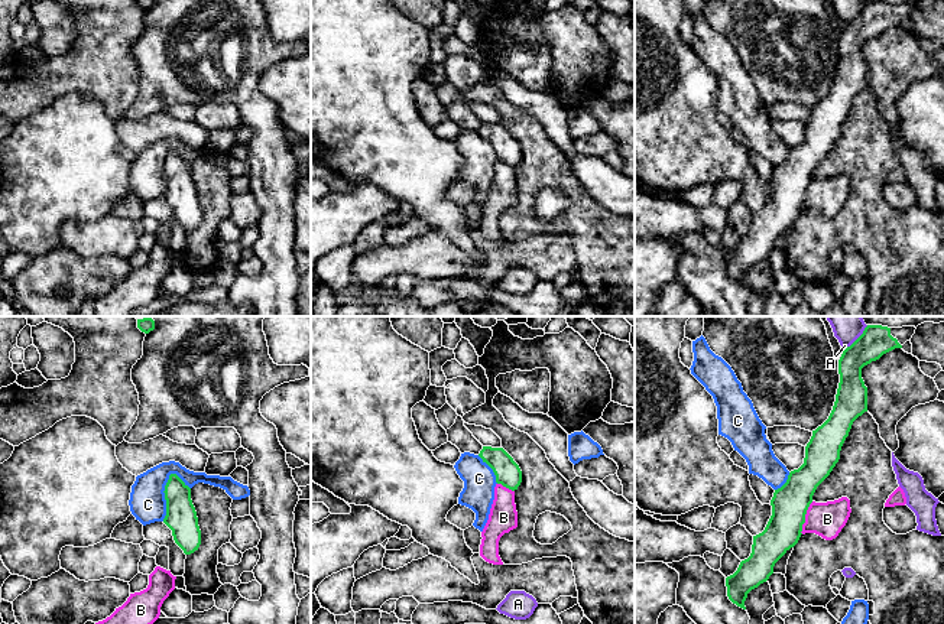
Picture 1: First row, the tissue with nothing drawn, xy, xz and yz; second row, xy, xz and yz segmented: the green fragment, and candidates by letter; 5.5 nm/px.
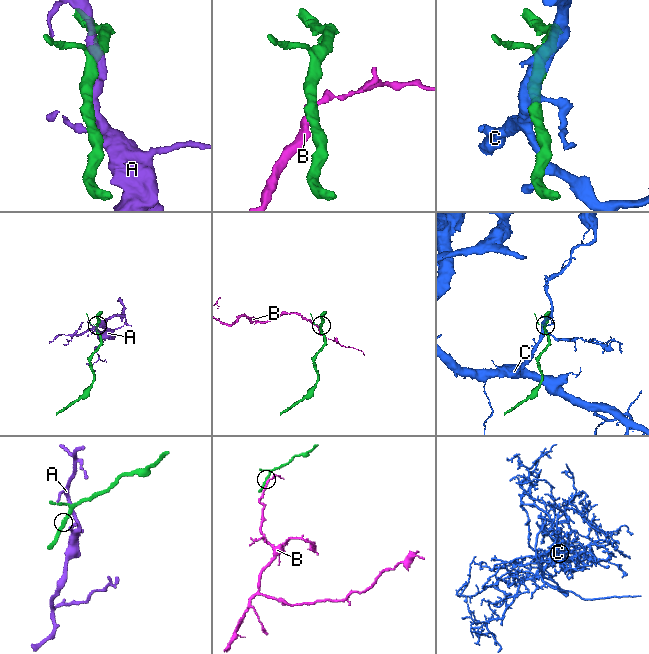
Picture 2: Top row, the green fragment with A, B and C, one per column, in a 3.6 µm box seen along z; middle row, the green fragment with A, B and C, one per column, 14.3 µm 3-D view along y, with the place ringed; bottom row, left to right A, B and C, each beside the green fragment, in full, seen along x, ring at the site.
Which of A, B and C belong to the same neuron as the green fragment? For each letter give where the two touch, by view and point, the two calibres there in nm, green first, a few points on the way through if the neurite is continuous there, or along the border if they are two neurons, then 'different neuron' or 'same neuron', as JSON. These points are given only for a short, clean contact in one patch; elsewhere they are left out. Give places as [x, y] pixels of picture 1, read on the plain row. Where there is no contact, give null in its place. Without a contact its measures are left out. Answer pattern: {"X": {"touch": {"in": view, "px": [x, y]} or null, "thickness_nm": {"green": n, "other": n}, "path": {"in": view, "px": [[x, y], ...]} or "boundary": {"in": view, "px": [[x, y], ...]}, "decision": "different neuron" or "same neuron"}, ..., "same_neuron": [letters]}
{"A": {"touch": {"in": "yz", "px": [857, 15]}, "thickness_nm": {"green": 170, "other": 120}, "decision": "different neuron"}, "B": {"touch": {"in": "yz", "px": [804, 194]}, "thickness_nm": {"green": 200, "other": 190}, "boundary": {"in": "yz", "px": [[813, 178], [807, 187], [801, 210]]}, "decision": "different neuron"}, "C": {"touch": {"in": "xy", "px": [165, 172]}, "thickness_nm": {"green": 180, "other": 200}, "boundary": {"in": "xy", "px": [[175, 149], [169, 152], [165, 162], [165, 194], [162, 197]]}, "decision": "different neuron"}, "same_neuron": []}

